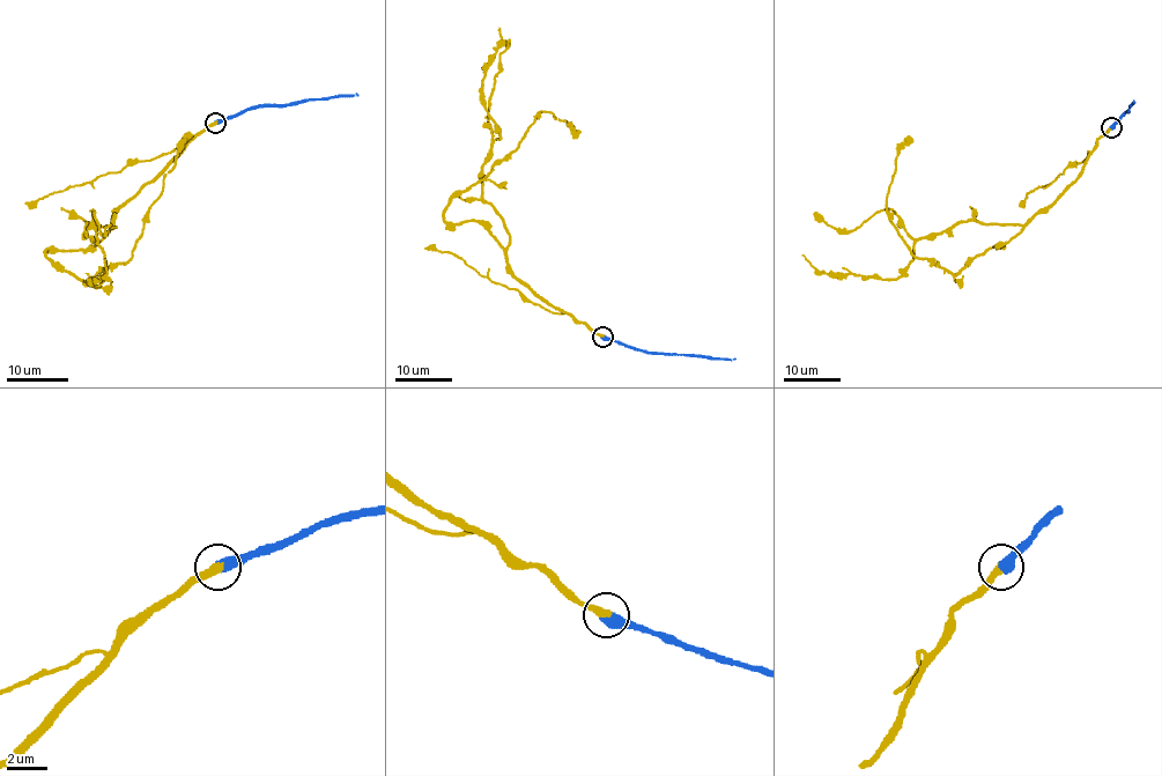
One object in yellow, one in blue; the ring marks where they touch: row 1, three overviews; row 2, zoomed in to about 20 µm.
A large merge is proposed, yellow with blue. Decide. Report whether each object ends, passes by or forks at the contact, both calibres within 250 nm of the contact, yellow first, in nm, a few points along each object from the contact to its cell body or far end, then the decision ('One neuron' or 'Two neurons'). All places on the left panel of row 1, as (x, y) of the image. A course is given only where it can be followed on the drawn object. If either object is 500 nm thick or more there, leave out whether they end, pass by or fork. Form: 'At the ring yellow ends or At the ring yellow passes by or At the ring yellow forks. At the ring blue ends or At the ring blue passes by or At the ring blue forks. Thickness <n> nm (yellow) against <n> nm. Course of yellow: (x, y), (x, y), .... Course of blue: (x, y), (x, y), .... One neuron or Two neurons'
Thickness 440 nm (yellow) against 550 nm. Course of yellow: (216, 123), (127, 199), (95, 245), (51, 250), (46, 256), (84, 280), (124, 264), (189, 132). Course of blue: (216, 123), (264, 105), (359, 95). One neuron

